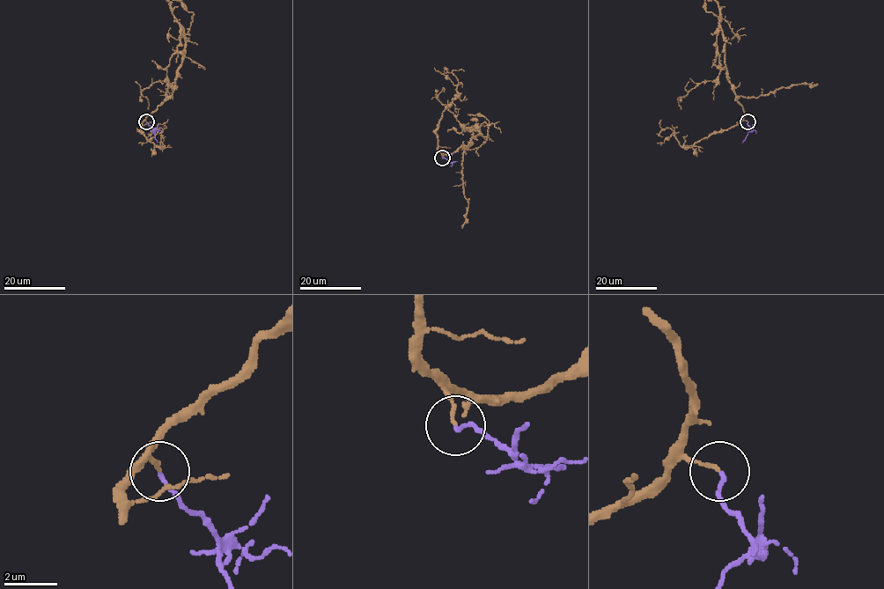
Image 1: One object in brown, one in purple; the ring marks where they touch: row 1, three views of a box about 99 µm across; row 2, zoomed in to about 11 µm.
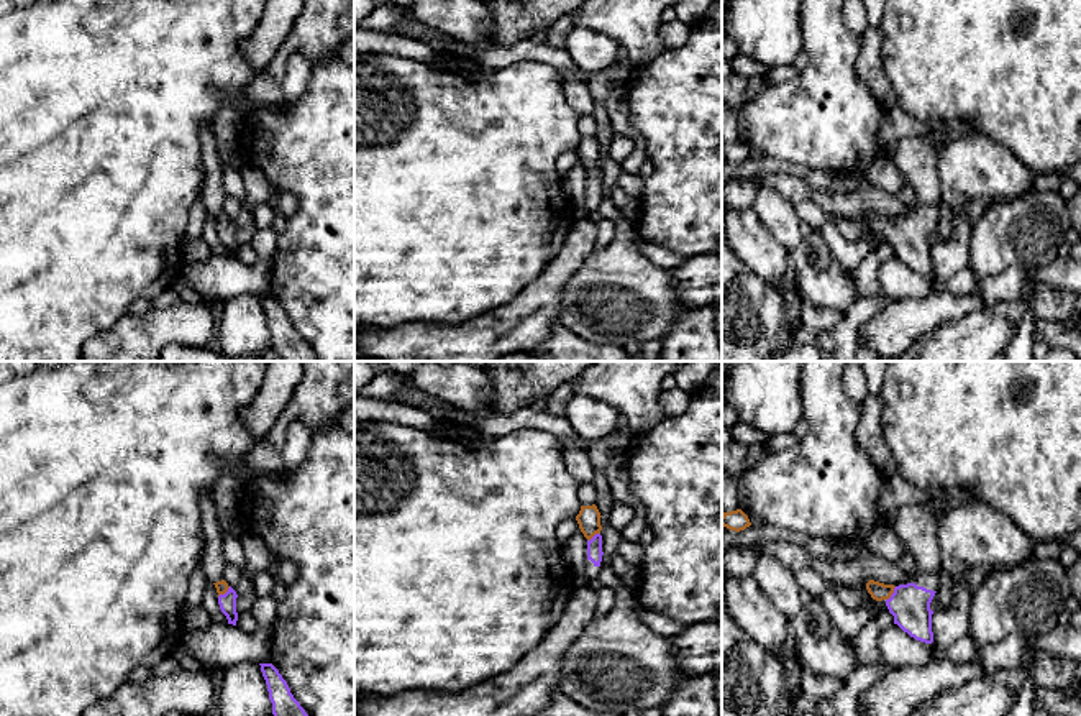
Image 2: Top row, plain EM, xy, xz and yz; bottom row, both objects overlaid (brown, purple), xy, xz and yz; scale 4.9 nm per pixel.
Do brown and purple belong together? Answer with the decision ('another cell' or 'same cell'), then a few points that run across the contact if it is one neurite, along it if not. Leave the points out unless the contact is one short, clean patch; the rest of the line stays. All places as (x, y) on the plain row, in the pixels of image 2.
same cell | yz (878, 224), (893, 224), (909, 237)

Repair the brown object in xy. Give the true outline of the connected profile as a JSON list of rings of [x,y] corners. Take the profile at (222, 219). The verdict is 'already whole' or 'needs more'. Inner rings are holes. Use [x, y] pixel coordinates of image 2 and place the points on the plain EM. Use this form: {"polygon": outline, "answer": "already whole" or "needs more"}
{"polygon": [[[225,213],[213,215],[218,225],[218,236],[221,245],[226,248],[228,256],[236,258],[238,245],[236,245],[236,223]]], "answer": "needs more"}

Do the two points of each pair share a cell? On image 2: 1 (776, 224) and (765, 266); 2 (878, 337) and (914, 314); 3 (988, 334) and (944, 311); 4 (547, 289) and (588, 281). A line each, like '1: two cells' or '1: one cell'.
1: two cells
2: one cell
3: two cells
4: two cells

